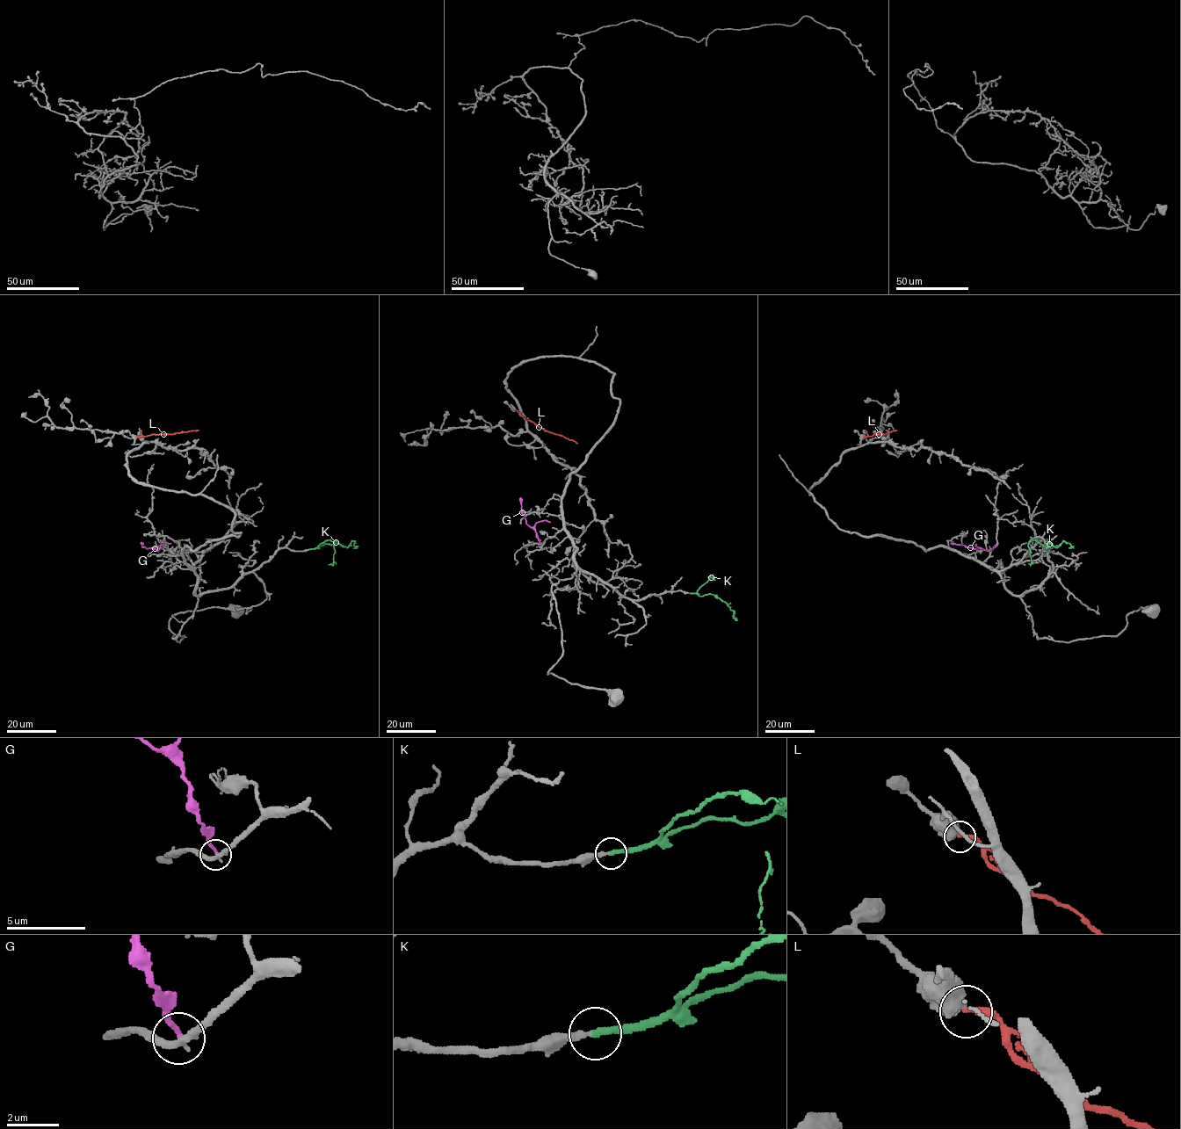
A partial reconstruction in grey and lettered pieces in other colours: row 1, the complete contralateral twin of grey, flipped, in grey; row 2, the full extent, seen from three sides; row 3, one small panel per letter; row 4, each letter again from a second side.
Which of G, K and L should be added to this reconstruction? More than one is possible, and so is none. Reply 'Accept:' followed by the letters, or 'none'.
Accept: K

